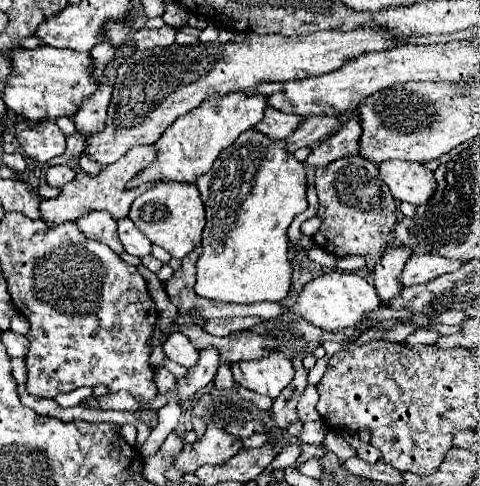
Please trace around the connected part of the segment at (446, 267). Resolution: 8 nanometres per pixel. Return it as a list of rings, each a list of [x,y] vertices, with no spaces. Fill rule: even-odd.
[[[424,254],[424,256],[412,256],[408,258],[404,270],[402,270],[402,286],[414,286],[414,284],[426,284],[442,274],[454,272],[462,266],[458,260],[442,258],[436,254]]]

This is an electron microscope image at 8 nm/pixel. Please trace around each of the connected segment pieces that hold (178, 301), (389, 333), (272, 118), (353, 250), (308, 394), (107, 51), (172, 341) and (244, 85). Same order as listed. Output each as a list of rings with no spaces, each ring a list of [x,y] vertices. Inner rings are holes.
[[[196,248],[190,252],[184,260],[182,266],[174,272],[174,276],[166,282],[166,292],[170,296],[170,302],[178,308],[180,314],[190,314],[194,308],[200,308],[204,304],[214,304],[206,298],[198,298],[194,292],[194,282],[196,282],[196,260],[202,254],[202,248]]]
[[[398,324],[388,330],[367,330],[355,341],[357,344],[365,344],[372,340],[387,340],[389,342],[405,342],[406,338],[417,330],[414,324]]]
[[[268,106],[264,110],[262,122],[258,122],[258,126],[254,126],[254,130],[262,132],[274,140],[286,140],[300,122],[302,122],[302,118],[294,118],[294,114],[282,114],[280,110],[274,110]]]
[[[360,156],[342,158],[328,166],[316,168],[316,190],[318,190],[318,218],[322,220],[314,242],[318,248],[334,256],[374,256],[380,254],[394,240],[396,202],[378,174],[378,166],[366,162]]]
[[[307,386],[304,390],[304,394],[300,396],[298,400],[298,416],[300,416],[300,422],[306,424],[306,422],[316,422],[316,420],[322,420],[320,414],[316,410],[316,404],[319,400],[319,394],[316,386]]]
[[[100,42],[100,44],[96,44],[92,50],[90,50],[90,56],[92,56],[92,62],[94,62],[94,78],[98,80],[98,78],[102,78],[102,72],[104,72],[104,68],[106,68],[106,64],[114,58],[114,52],[116,52],[116,48],[112,50],[110,46],[108,46],[108,42]]]
[[[180,332],[168,336],[164,346],[162,346],[162,350],[170,360],[178,362],[184,368],[192,368],[198,362],[198,356],[200,356],[198,350],[190,344],[190,340]]]
[[[358,28],[352,32],[328,30],[290,38],[238,32],[236,38],[226,44],[174,44],[168,48],[134,52],[118,66],[106,128],[90,136],[82,154],[102,166],[114,164],[130,150],[130,146],[154,144],[176,118],[192,112],[212,94],[224,96],[238,90],[250,90],[262,82],[284,82],[326,74],[360,54],[392,48],[392,38],[390,32],[374,28]]]

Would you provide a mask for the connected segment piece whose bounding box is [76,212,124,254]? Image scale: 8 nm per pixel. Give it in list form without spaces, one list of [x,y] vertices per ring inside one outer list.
[[[88,212],[82,218],[78,218],[78,228],[82,230],[82,234],[90,240],[98,240],[106,246],[110,246],[116,254],[124,252],[124,246],[118,238],[118,230],[116,230],[116,220],[106,214],[106,212]]]

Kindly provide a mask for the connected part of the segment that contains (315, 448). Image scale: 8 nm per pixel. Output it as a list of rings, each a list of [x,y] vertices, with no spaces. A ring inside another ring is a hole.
[[[302,444],[300,446],[300,456],[292,466],[298,468],[302,462],[312,460],[312,458],[322,458],[324,454],[326,454],[326,446],[324,444]]]

